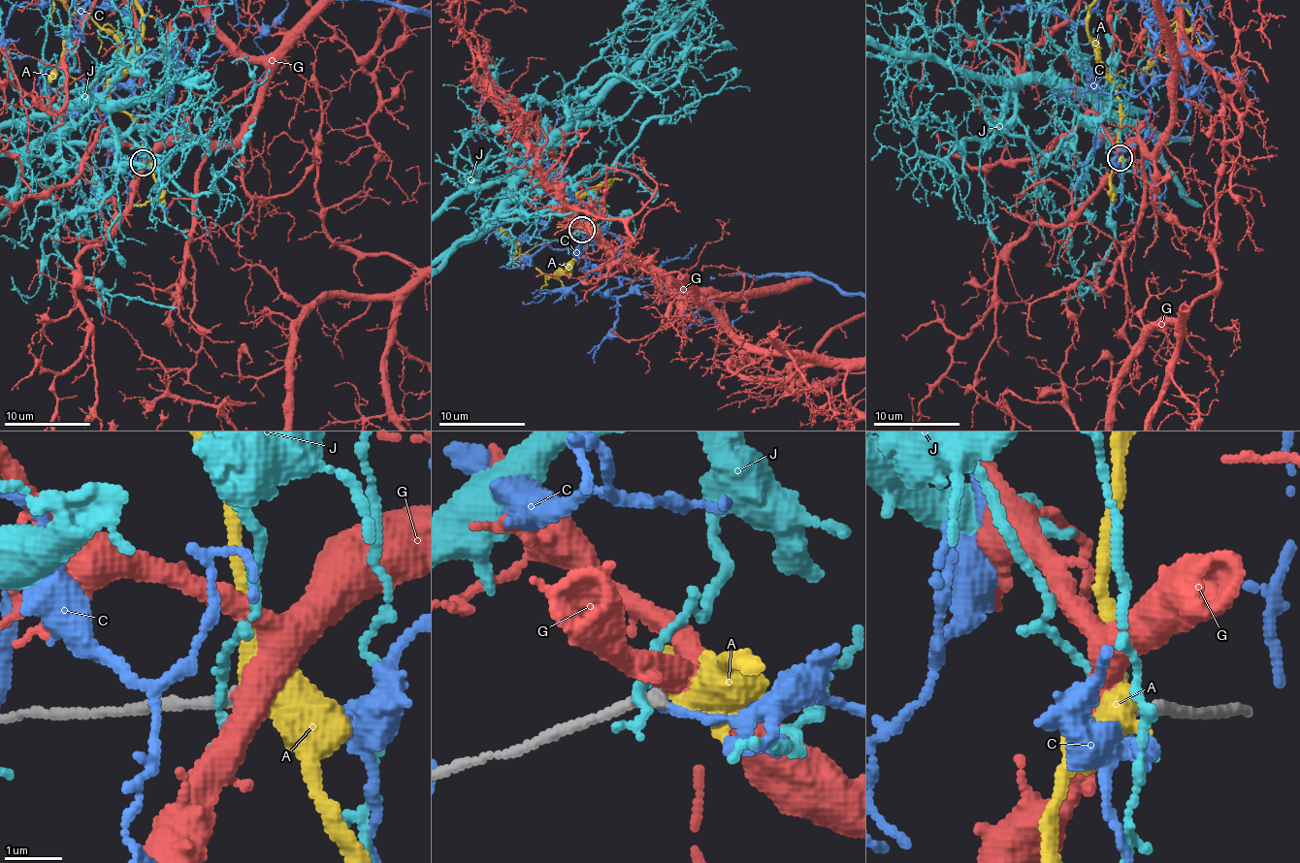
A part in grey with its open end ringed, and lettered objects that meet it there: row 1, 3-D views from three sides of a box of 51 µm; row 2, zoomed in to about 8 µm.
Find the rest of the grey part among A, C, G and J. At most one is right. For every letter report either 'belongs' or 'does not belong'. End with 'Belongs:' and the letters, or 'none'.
A: belongs
C: does not belong
G: does not belong
J: does not belong
Belongs: A

